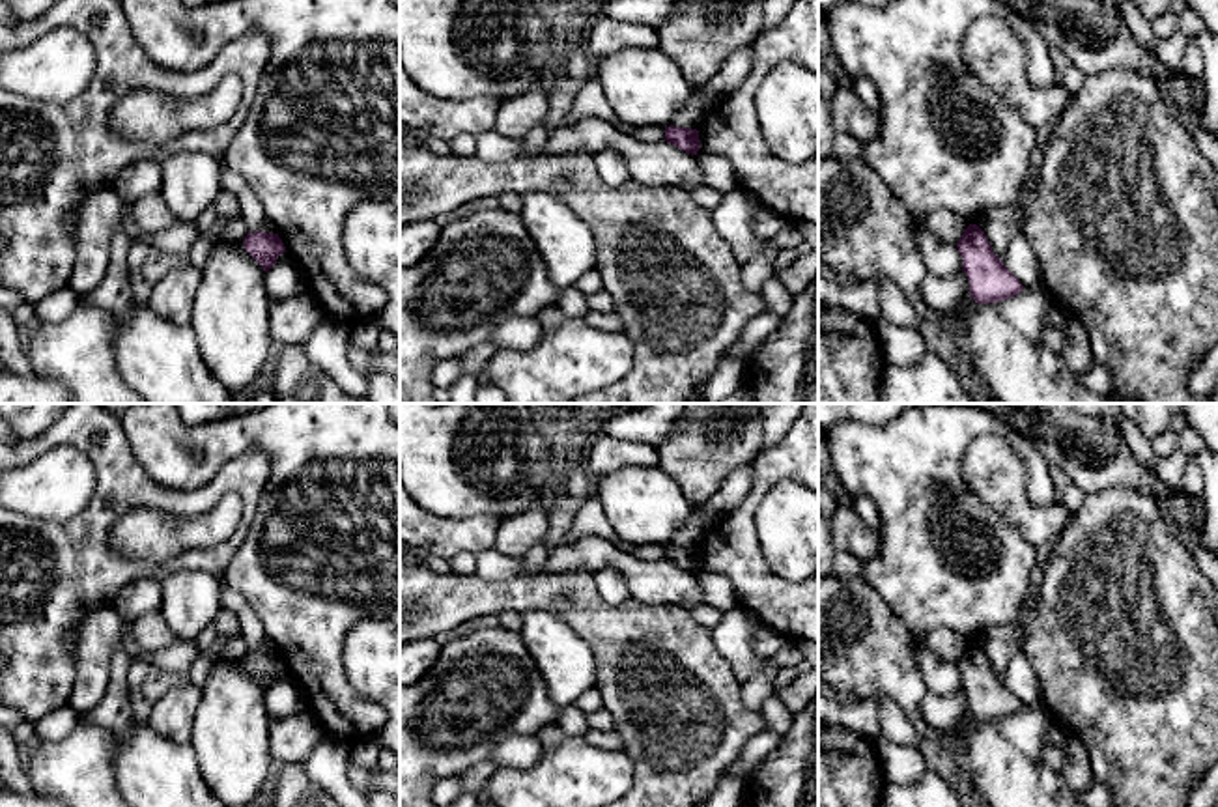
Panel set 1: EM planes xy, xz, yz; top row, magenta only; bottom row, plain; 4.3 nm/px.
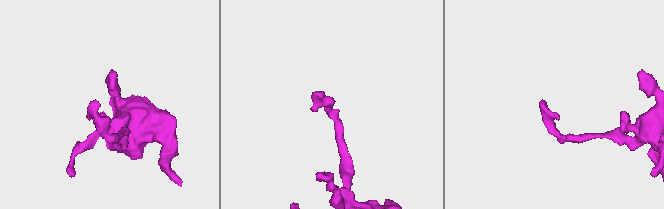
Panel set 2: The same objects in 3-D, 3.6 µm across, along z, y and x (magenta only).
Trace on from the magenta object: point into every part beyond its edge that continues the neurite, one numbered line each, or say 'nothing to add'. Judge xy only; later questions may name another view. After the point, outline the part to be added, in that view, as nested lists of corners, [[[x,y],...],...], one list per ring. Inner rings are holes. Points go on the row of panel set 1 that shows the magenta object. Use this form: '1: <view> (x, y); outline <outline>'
nothing to add

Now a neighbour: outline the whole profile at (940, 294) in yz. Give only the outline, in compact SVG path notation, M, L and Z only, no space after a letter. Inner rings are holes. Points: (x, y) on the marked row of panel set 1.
M964 271L951 278L936 278L927 273L921 284L921 299L932 310L953 308L966 293L970 293L970 280Z

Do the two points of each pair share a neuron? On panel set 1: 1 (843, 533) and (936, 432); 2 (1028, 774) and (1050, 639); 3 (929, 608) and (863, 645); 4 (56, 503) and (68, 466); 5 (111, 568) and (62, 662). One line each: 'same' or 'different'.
1: different
2: different
3: different
4: same
5: same

